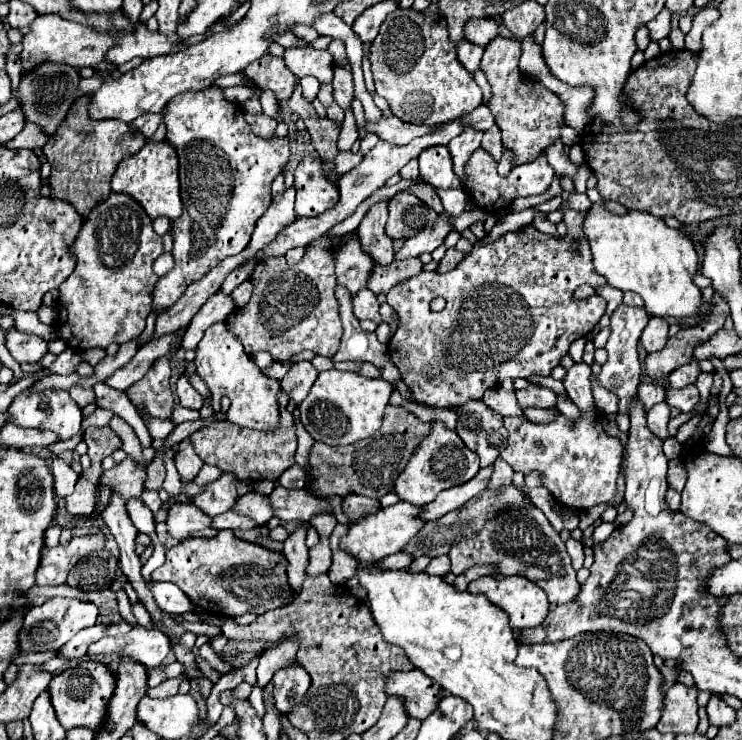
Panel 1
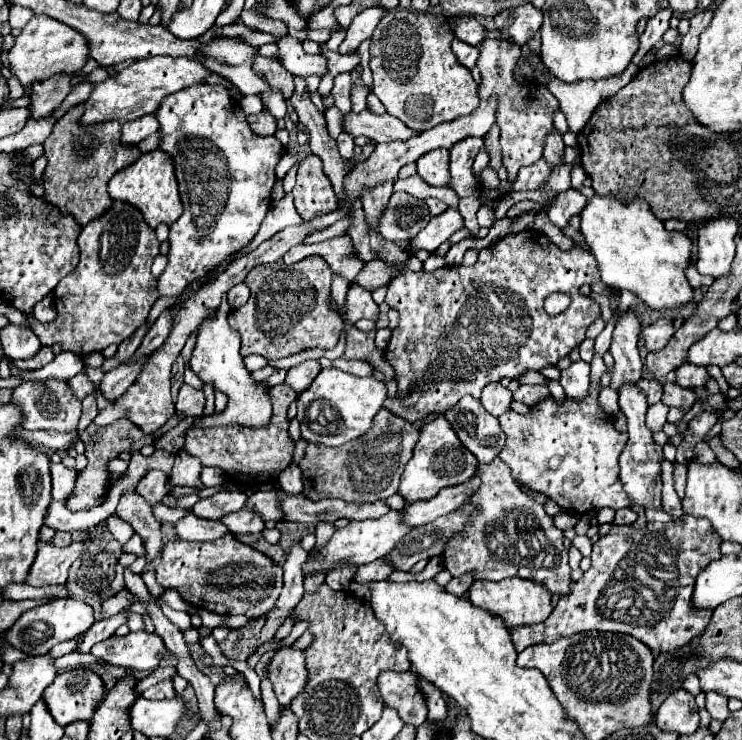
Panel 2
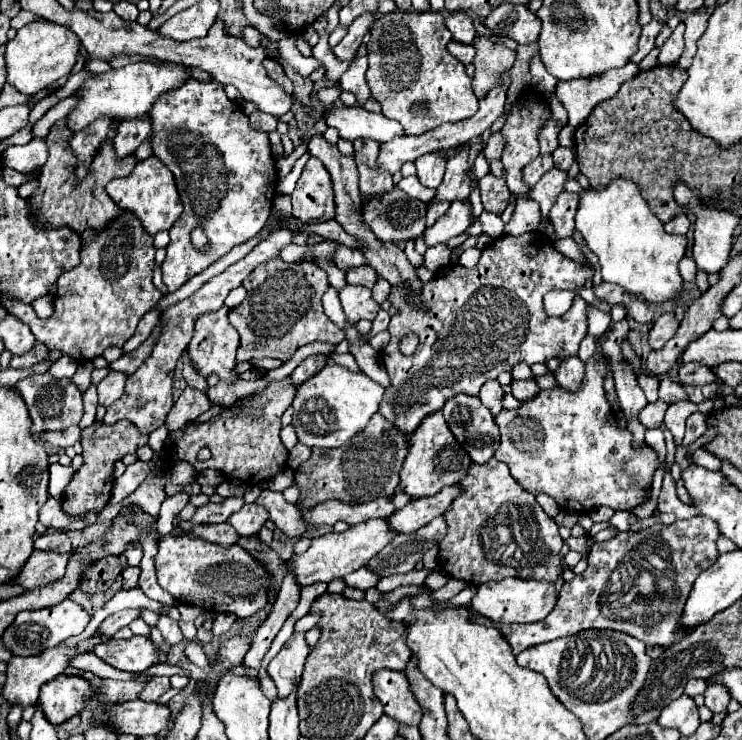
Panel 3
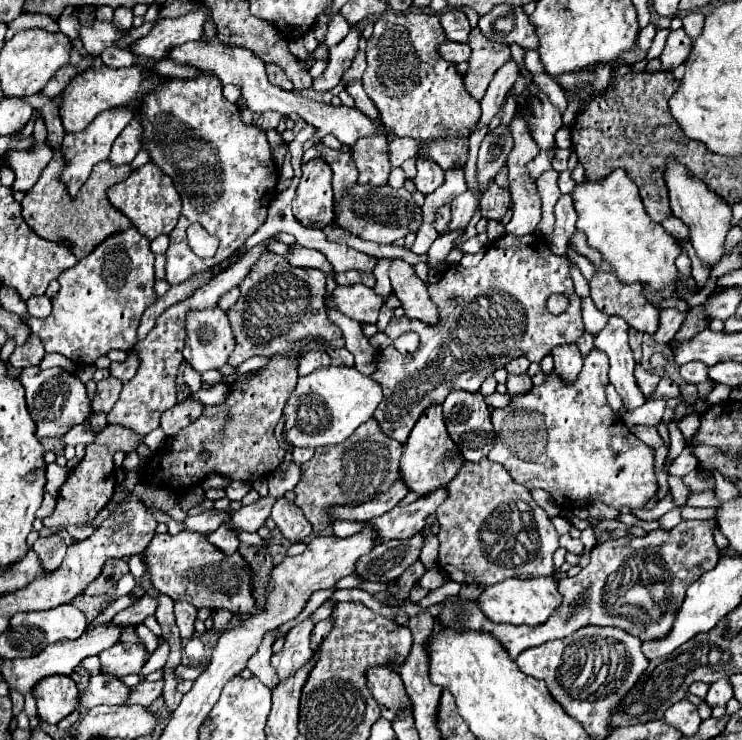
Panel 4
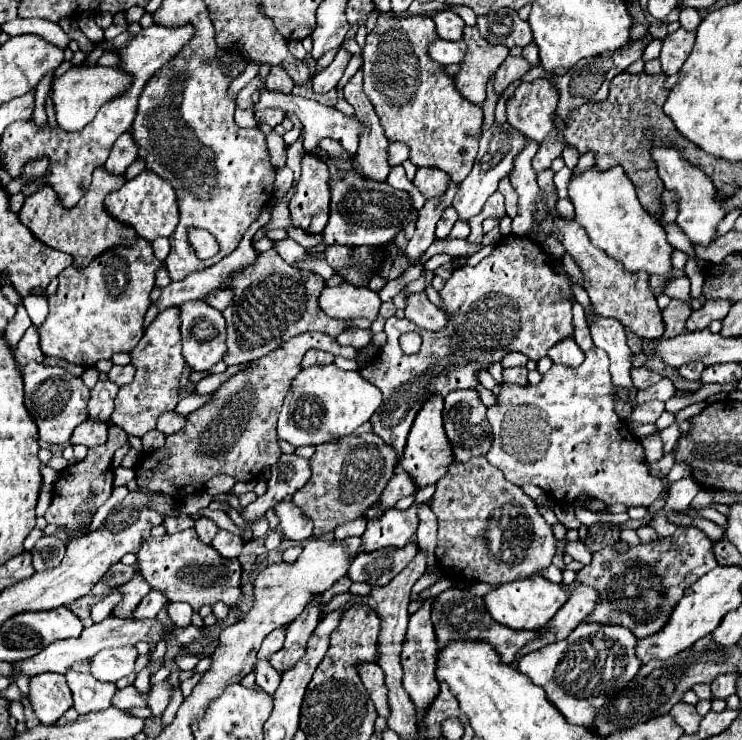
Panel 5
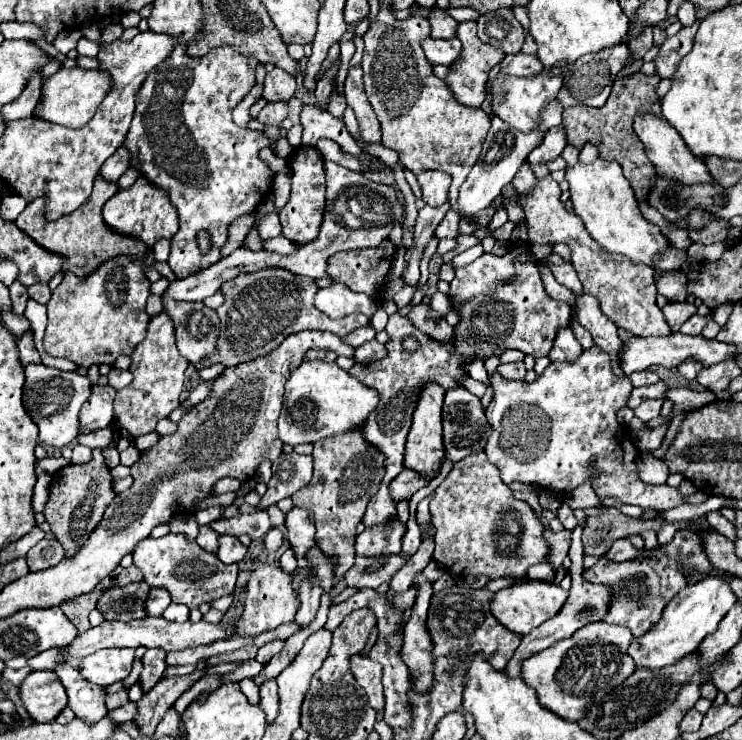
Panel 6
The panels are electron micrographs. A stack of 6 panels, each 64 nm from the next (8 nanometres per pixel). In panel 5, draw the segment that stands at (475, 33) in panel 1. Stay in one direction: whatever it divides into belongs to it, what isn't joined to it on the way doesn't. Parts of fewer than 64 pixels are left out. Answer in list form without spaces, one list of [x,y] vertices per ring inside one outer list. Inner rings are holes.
[[[436,12],[432,14],[432,20],[436,24],[436,34],[444,40],[462,40],[464,20],[454,12]]]

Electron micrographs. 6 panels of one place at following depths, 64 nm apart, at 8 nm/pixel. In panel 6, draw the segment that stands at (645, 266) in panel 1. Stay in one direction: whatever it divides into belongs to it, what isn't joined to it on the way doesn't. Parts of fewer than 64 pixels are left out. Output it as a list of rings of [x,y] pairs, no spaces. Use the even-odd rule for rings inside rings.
[[[596,158],[592,164],[568,166],[566,180],[570,184],[570,200],[574,204],[574,212],[582,218],[588,234],[604,250],[612,254],[622,254],[636,264],[644,262],[652,266],[652,256],[660,254],[668,246],[668,240],[658,226],[650,224],[640,214],[632,186],[628,186],[628,180],[624,178],[620,166],[614,160],[606,162],[602,158]]]

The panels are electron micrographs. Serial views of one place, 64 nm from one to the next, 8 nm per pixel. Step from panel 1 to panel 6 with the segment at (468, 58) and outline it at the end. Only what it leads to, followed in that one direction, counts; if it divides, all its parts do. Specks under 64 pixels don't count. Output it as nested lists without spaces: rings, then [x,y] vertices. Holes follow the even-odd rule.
[[[427,37],[421,43],[430,64],[450,64],[460,54],[462,44],[458,38],[435,39]]]

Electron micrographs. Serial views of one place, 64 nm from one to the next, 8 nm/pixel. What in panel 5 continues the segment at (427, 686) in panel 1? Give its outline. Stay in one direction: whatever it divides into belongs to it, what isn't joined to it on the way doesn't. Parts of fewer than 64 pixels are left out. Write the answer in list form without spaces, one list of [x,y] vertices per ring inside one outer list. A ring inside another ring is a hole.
[[[364,662],[358,666],[358,674],[362,684],[366,686],[378,716],[386,718],[388,716],[388,688],[384,686],[384,672],[376,662]]]

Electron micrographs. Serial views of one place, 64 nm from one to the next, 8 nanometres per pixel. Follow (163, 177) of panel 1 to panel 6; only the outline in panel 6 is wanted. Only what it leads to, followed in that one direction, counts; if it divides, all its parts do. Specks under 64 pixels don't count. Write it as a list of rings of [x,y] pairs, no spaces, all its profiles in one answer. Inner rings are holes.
[[[140,176],[128,190],[116,192],[102,208],[102,218],[110,230],[122,236],[140,238],[148,248],[152,248],[160,238],[172,238],[178,230],[178,214],[174,206],[168,202],[168,196],[152,186],[144,176]]]

